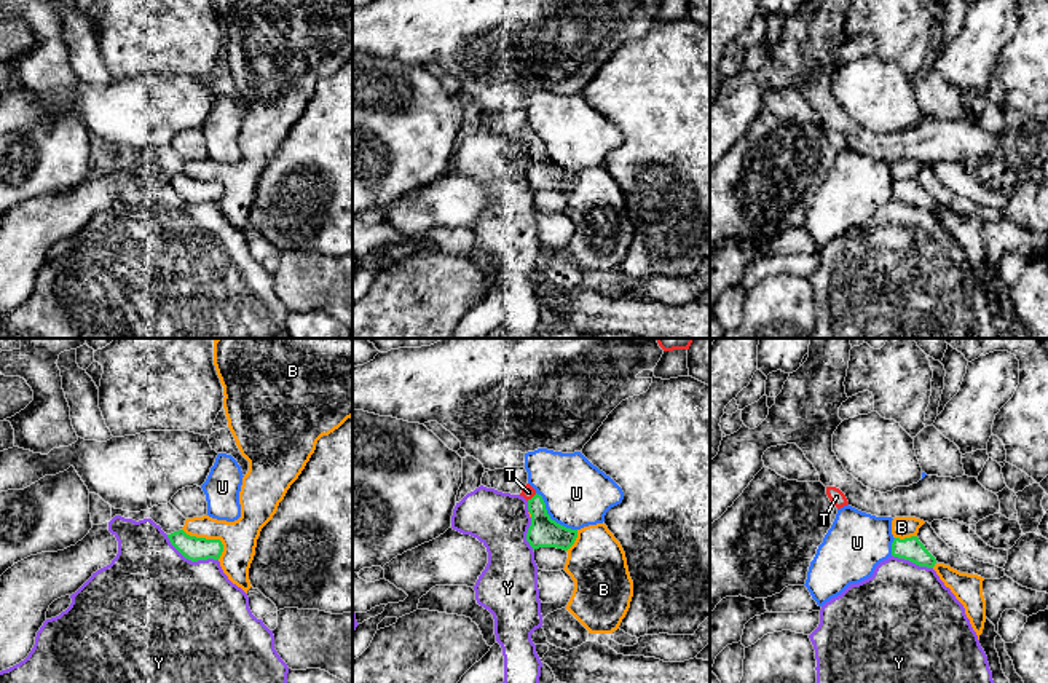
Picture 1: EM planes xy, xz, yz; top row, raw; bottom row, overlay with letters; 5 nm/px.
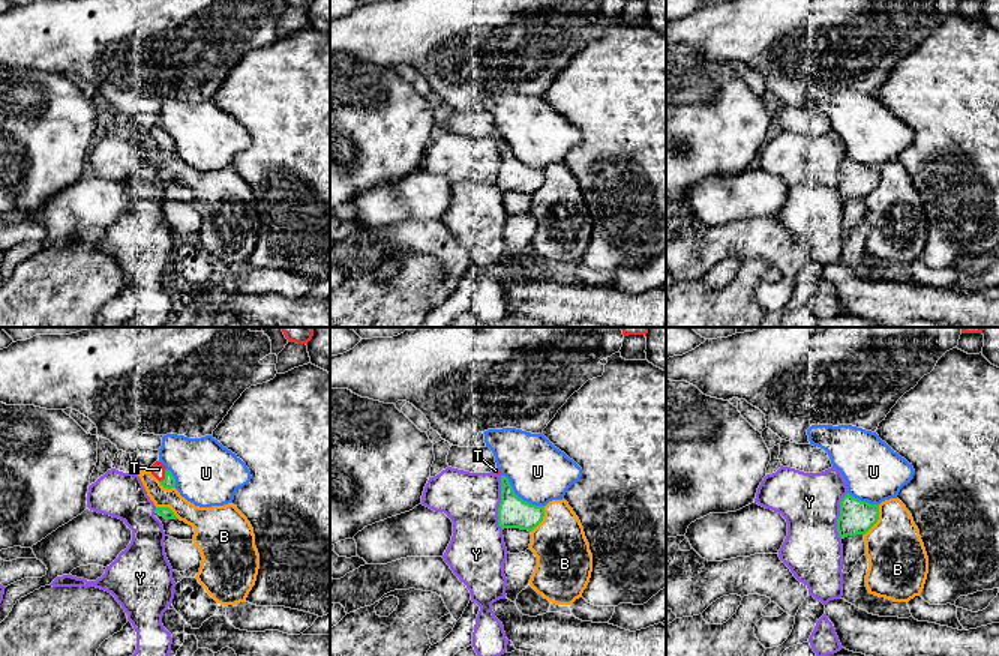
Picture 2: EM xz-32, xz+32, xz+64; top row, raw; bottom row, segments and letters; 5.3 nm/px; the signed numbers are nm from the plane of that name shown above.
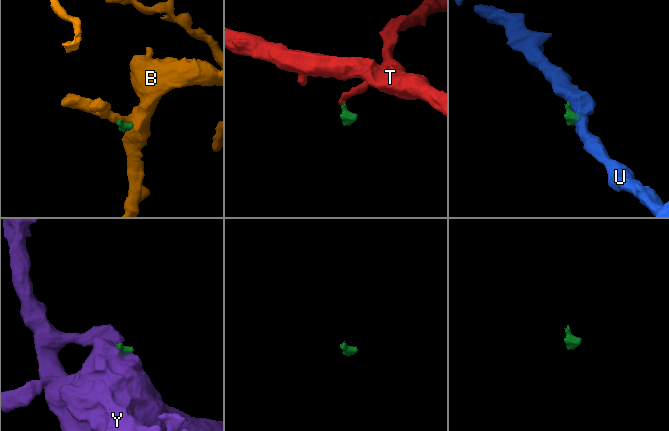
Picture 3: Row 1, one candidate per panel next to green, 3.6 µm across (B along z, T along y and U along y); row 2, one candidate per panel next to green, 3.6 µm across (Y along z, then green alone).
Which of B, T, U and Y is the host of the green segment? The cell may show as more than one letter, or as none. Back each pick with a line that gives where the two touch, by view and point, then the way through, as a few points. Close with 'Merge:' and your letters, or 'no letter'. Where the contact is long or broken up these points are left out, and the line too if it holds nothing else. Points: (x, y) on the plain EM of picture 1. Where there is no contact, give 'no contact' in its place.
T: xz (533, 139) | across xz (543, 174), (533, 139), (528, 134)
Merge: T

